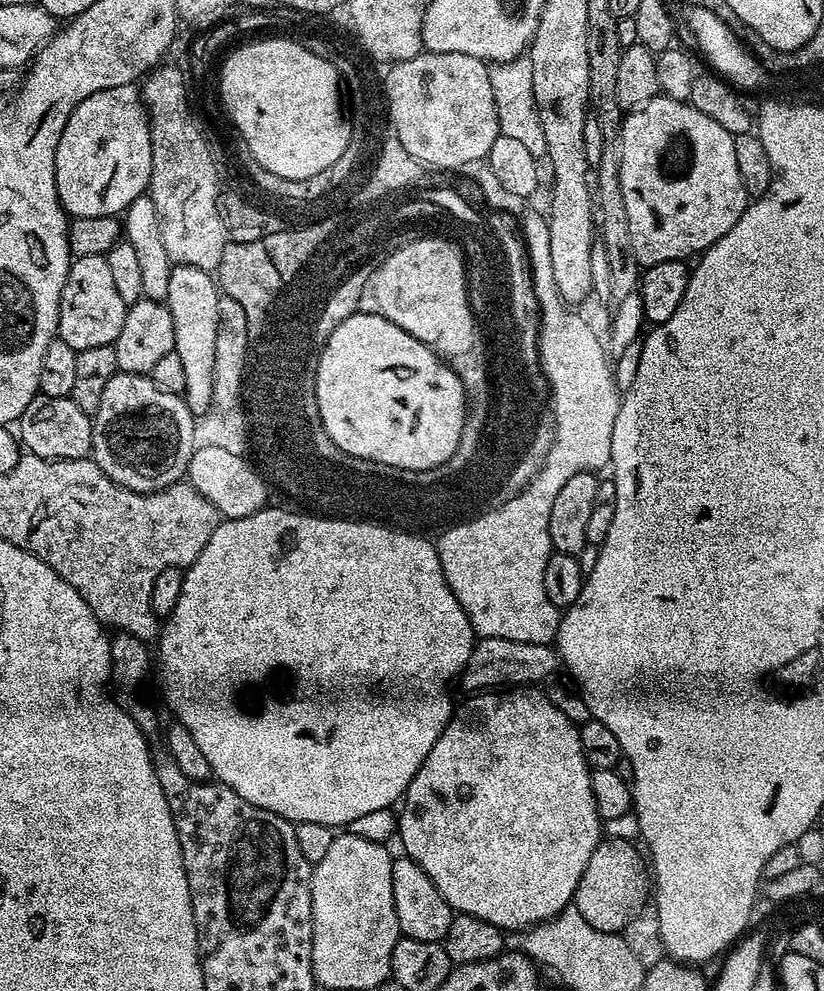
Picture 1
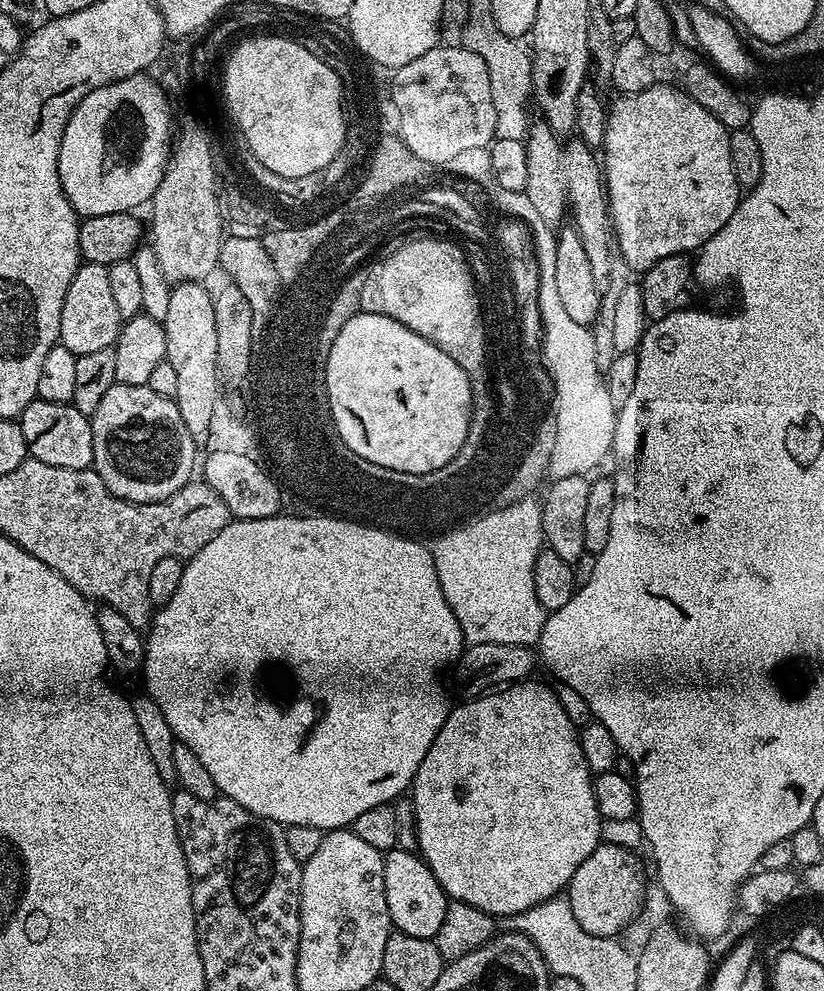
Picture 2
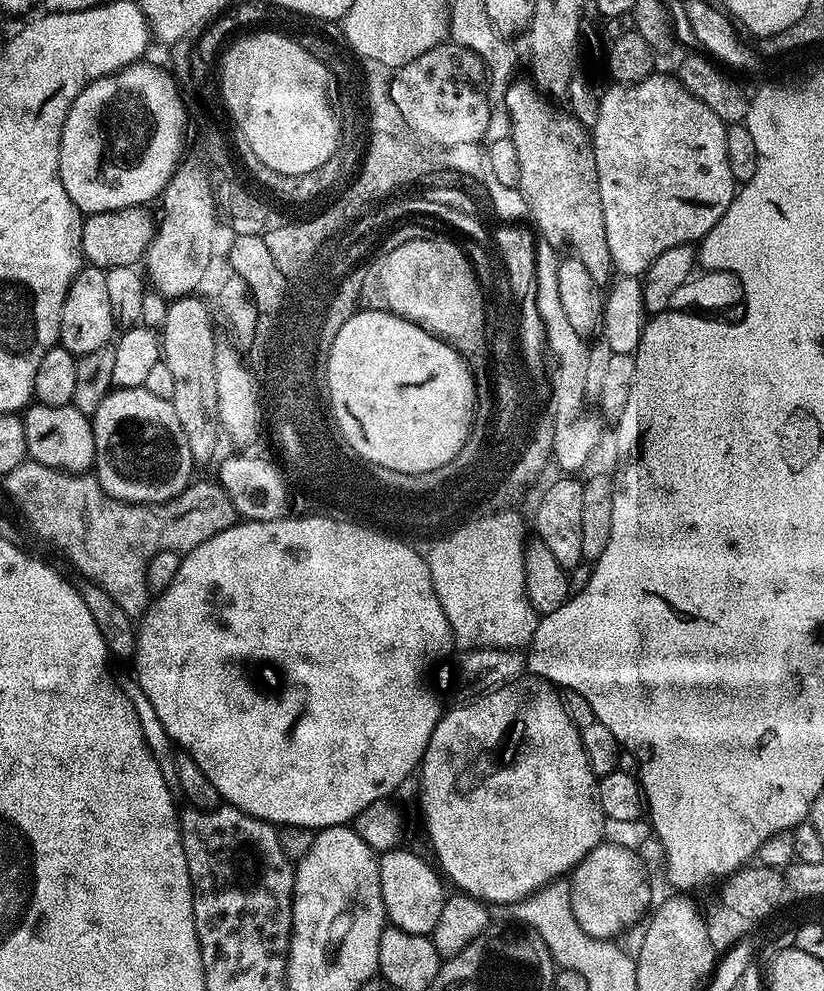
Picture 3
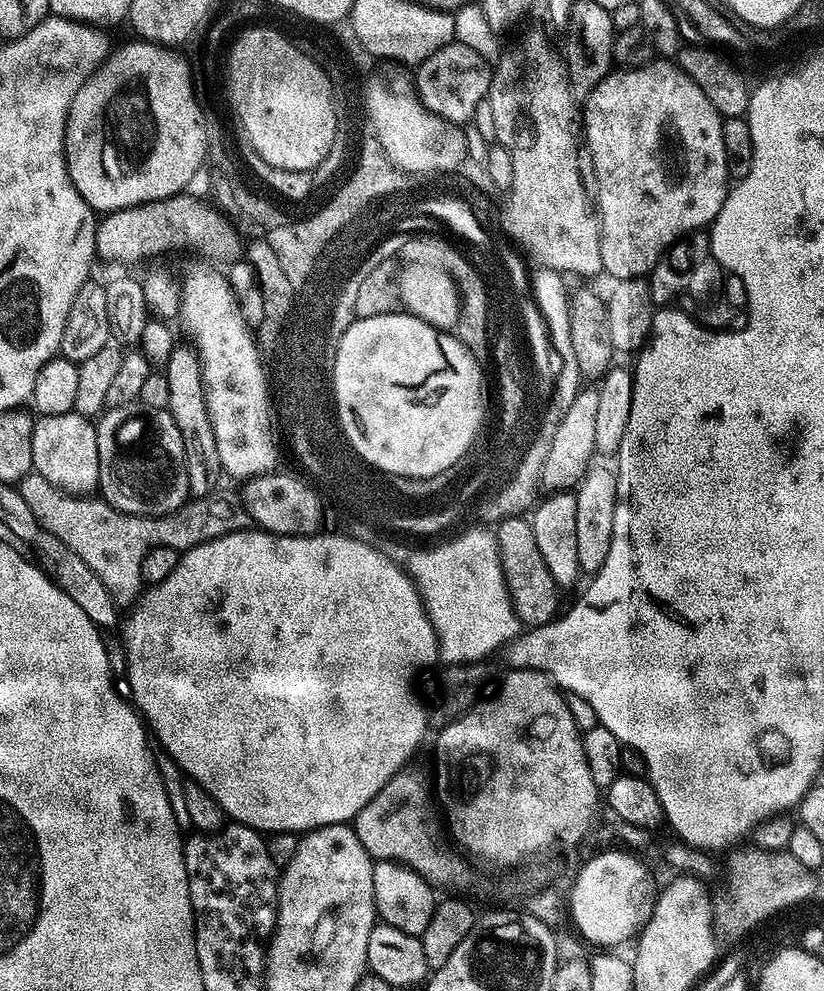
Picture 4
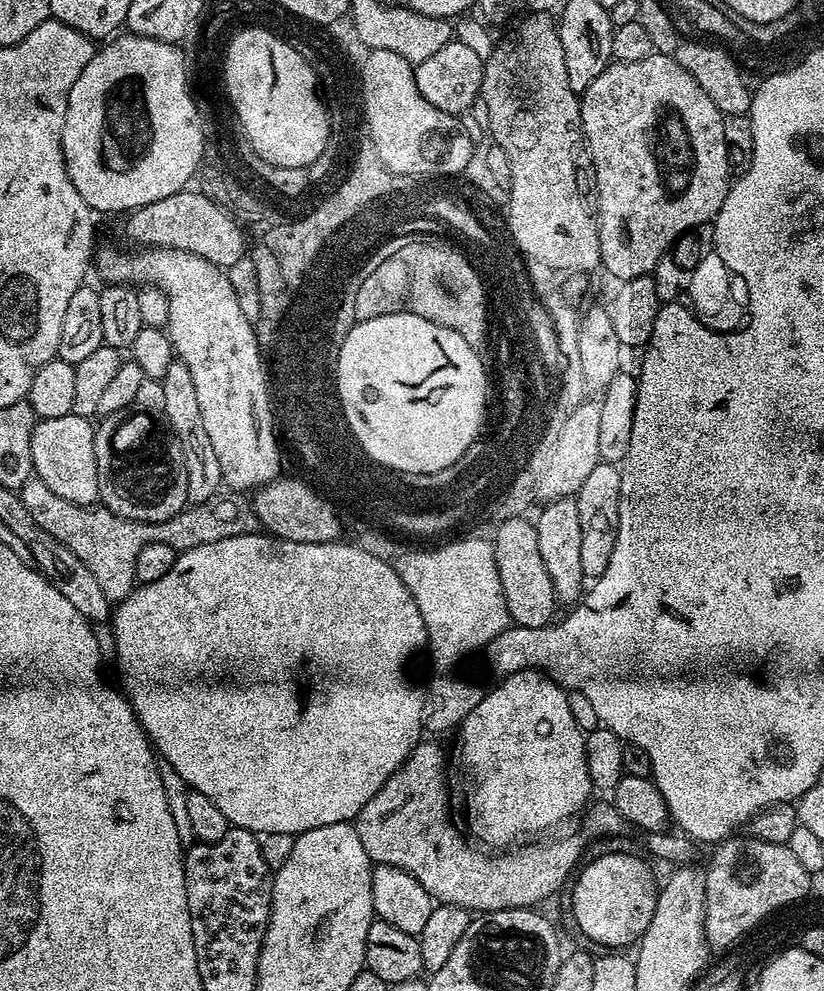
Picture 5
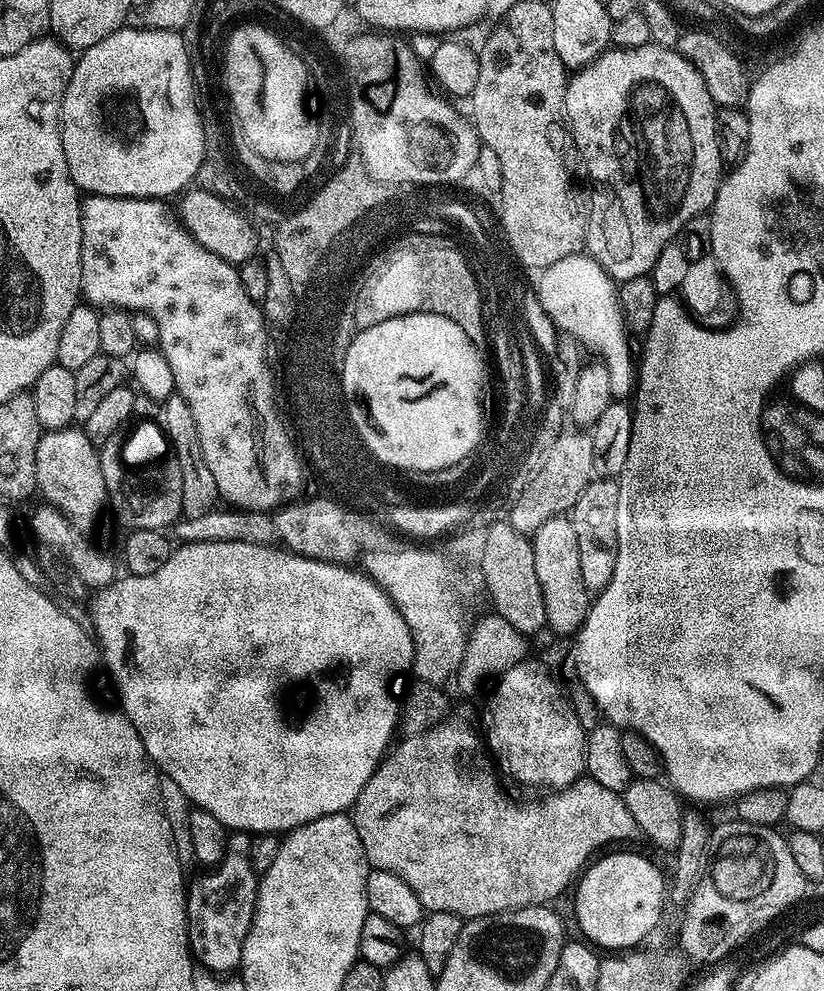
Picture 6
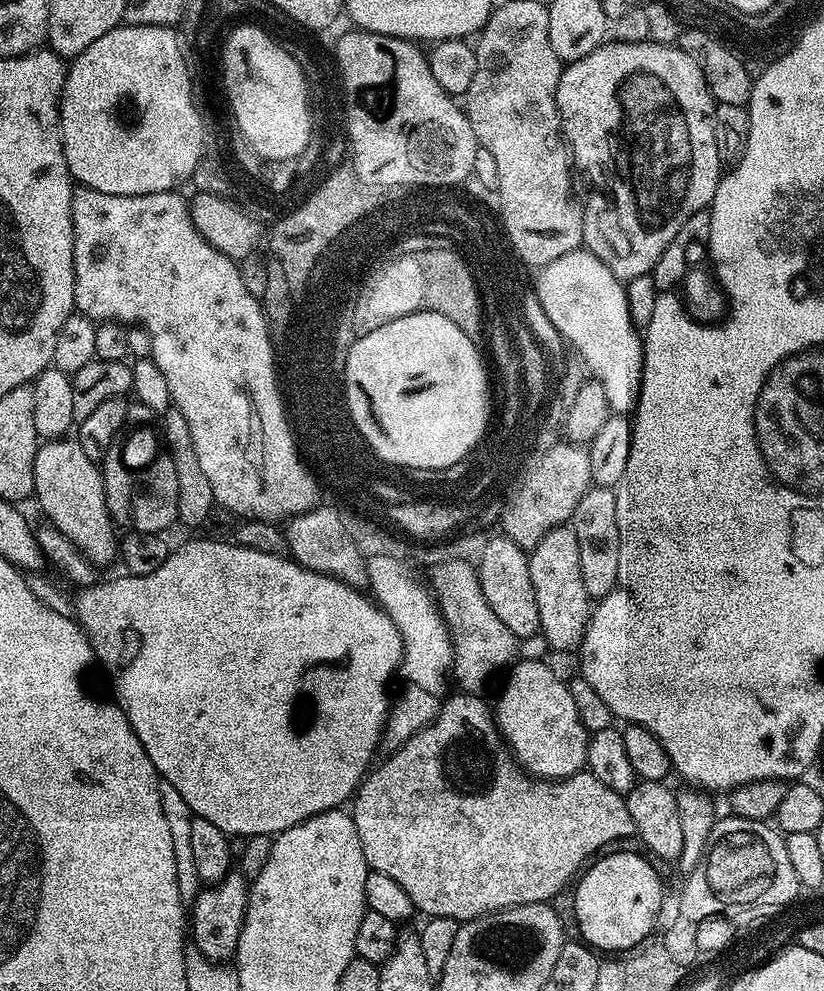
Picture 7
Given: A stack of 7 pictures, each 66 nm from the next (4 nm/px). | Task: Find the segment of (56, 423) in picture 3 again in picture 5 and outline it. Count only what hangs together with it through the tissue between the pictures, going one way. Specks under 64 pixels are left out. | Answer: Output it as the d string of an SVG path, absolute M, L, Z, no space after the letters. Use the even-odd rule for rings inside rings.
M63 416L62 418L37 419L32 431L32 470L35 479L46 482L58 498L66 498L66 502L95 505L100 498L98 490L98 462L94 454L96 428L87 416Z

